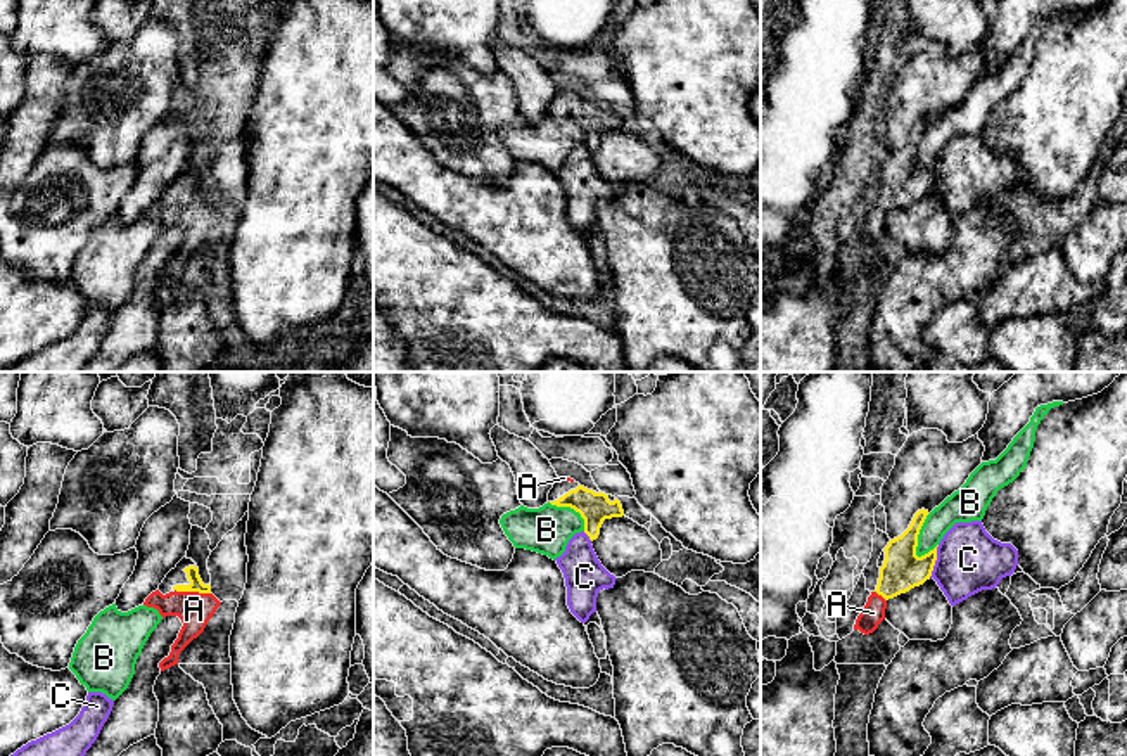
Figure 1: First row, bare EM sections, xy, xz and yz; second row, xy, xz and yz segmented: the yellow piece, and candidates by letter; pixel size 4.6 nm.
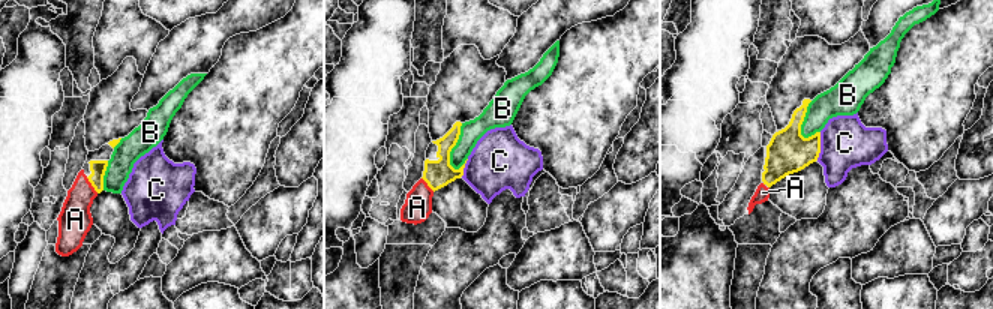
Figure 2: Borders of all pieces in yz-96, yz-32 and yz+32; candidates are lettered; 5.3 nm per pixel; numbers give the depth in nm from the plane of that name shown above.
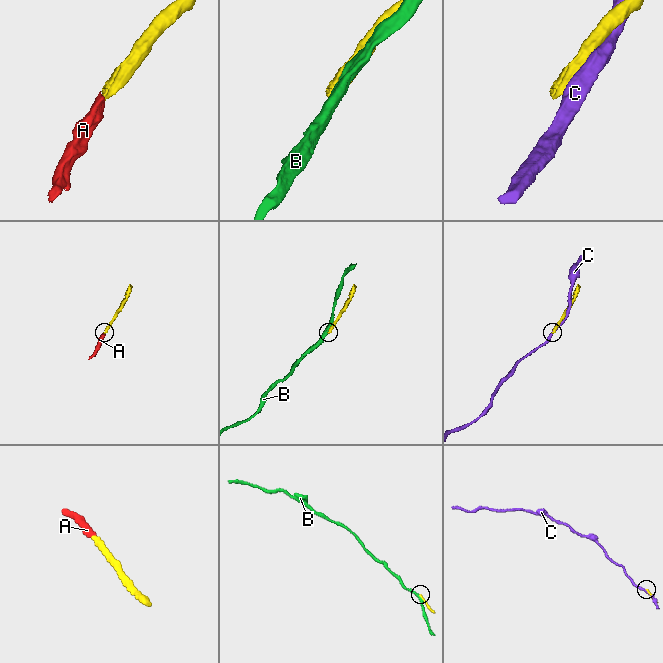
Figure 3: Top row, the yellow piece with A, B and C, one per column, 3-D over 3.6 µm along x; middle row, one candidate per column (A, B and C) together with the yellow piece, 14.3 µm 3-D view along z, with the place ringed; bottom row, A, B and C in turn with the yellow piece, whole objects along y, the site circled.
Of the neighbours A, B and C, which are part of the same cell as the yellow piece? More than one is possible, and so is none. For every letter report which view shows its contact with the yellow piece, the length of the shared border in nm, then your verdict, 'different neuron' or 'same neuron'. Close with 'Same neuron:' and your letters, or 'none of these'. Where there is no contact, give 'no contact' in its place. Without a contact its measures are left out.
A: meets yellow in xy; contact 170 nm long; same neuron
B: meets yellow in yz; contact 220 nm long; different neuron
C: meets yellow in yz; contact 160 nm long; different neuron
Same neuron: A

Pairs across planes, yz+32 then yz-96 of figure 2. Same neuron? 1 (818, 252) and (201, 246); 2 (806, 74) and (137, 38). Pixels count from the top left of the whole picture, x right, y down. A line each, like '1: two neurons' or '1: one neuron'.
1: two neurons
2: two neurons

